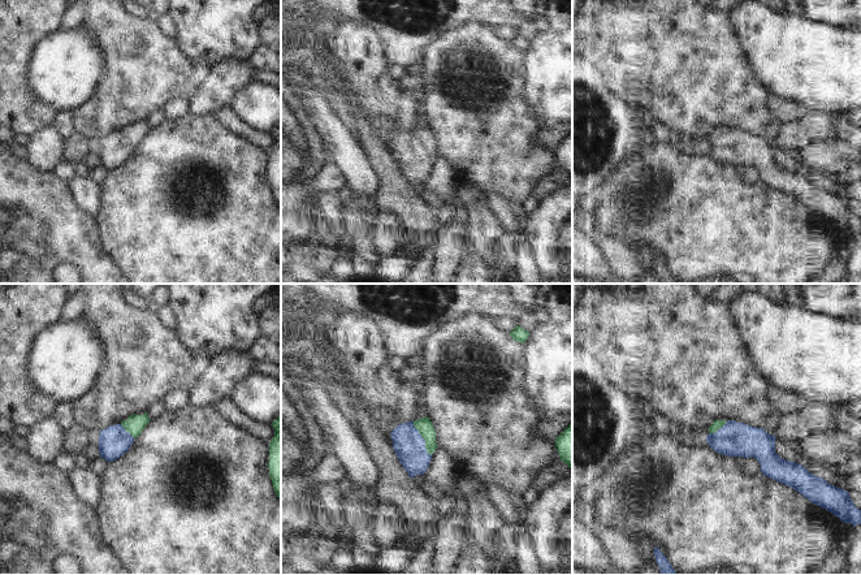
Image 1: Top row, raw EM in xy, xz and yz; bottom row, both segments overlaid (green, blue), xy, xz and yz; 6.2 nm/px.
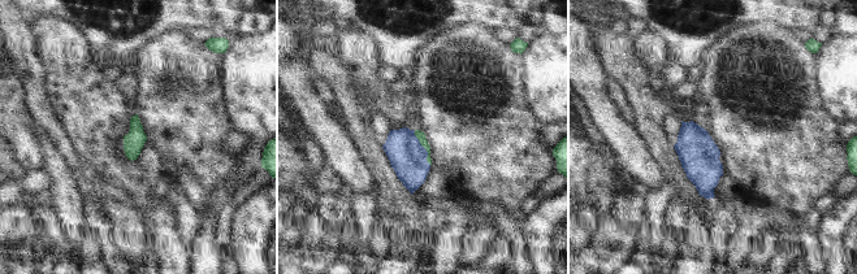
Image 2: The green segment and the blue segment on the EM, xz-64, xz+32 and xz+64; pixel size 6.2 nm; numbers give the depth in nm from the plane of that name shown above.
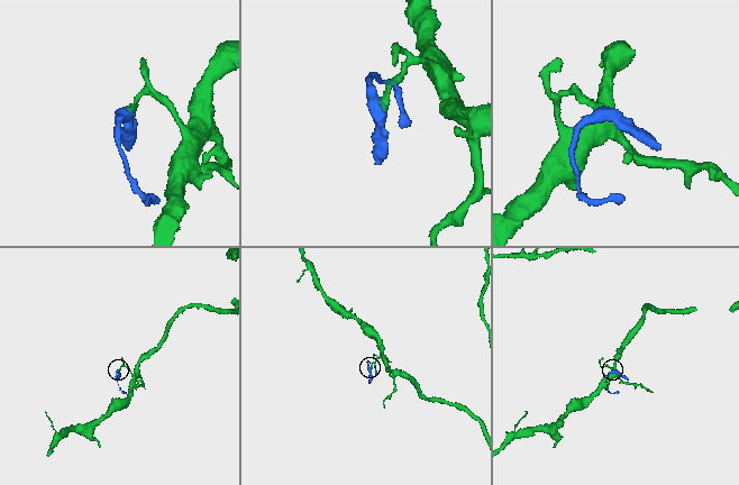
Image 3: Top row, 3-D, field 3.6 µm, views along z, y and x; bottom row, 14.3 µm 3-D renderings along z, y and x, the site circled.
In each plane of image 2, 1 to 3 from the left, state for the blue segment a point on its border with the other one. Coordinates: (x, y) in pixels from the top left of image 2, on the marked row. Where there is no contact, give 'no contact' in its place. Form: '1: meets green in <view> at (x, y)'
1: no contact
2: meets green in xz+32 at (424, 147)
3: no contact

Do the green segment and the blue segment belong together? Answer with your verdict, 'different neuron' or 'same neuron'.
same neuron

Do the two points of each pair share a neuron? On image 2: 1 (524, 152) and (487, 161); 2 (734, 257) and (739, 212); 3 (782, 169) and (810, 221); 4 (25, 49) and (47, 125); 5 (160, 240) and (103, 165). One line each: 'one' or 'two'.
1: one
2: one
3: two
4: one
5: one

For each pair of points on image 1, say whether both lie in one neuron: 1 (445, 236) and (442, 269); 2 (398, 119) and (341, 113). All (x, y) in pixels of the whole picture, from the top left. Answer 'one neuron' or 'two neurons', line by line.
1: one neuron
2: two neurons

